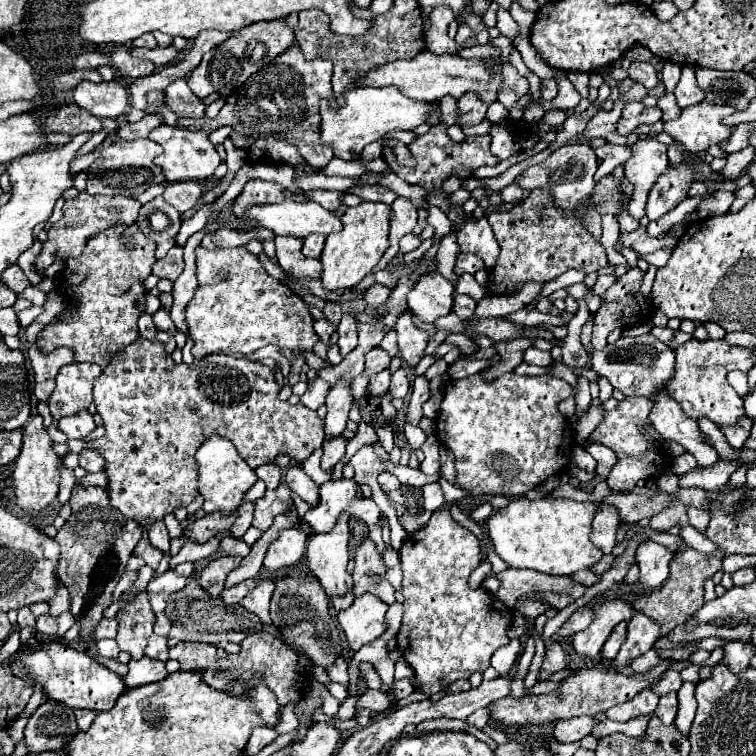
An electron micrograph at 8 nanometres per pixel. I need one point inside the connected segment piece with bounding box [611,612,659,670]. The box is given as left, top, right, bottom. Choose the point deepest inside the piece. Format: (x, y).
(641, 633)

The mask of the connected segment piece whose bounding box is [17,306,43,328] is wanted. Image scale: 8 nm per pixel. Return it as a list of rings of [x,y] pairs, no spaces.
[[[33,306],[33,308],[29,308],[29,310],[17,312],[17,320],[19,320],[19,324],[21,324],[23,328],[27,328],[41,312],[43,312],[43,306]]]

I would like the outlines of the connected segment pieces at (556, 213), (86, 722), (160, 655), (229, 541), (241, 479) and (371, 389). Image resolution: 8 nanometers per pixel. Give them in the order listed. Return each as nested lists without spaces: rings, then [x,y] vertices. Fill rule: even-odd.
[[[531,190],[529,196],[509,212],[489,214],[489,224],[501,248],[497,266],[489,278],[491,294],[511,294],[525,282],[545,284],[571,268],[597,272],[607,266],[607,254],[601,242],[581,226],[579,218],[569,218],[565,210],[555,210],[553,198],[549,198],[545,190]]]
[[[75,710],[75,718],[77,718],[77,726],[79,730],[89,730],[89,726],[95,720],[95,710]]]
[[[153,634],[153,636],[149,638],[147,648],[145,648],[145,656],[167,662],[167,660],[169,660],[169,658],[167,658],[167,650],[169,650],[169,648],[167,648],[167,638]]]
[[[225,536],[225,538],[221,538],[221,544],[219,544],[219,550],[221,552],[225,552],[225,554],[229,554],[229,556],[247,556],[247,544],[243,542],[243,540],[239,540],[239,538],[233,538],[233,536]]]
[[[213,436],[201,444],[195,454],[199,462],[199,494],[205,498],[203,510],[205,512],[221,512],[231,514],[243,504],[243,494],[257,482],[257,474],[247,462],[237,454],[237,448],[221,436]]]
[[[385,368],[385,370],[379,372],[379,374],[373,374],[373,376],[369,378],[367,392],[369,392],[371,396],[383,396],[383,394],[389,390],[389,376],[391,376],[389,368]]]

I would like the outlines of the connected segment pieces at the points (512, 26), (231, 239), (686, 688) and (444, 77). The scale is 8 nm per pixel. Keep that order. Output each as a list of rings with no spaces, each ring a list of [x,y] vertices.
[[[499,8],[497,10],[497,28],[499,28],[499,32],[503,34],[503,36],[507,36],[507,38],[515,38],[519,32],[517,32],[517,22],[511,18],[511,14],[509,14],[509,10],[505,10],[505,8]]]
[[[221,226],[219,230],[207,234],[201,242],[205,248],[233,248],[233,246],[245,246],[253,239],[259,241],[274,240],[275,234],[266,228],[251,230],[233,230],[227,226]]]
[[[683,682],[677,696],[679,696],[679,712],[677,712],[677,718],[675,718],[675,726],[681,734],[689,734],[691,730],[691,724],[693,724],[693,718],[695,718],[695,698],[693,698],[693,692],[695,692],[695,684],[693,682]]]
[[[423,50],[421,54],[417,54],[411,60],[395,60],[389,62],[385,66],[377,66],[373,70],[369,70],[365,76],[355,80],[357,86],[395,86],[399,88],[405,96],[413,98],[413,100],[441,100],[443,96],[451,94],[455,98],[461,98],[465,92],[477,92],[487,104],[497,100],[497,88],[501,84],[501,74],[495,76],[495,80],[491,80],[489,70],[485,68],[485,64],[481,60],[463,60],[459,56],[449,56],[449,54],[433,54],[429,50]]]

